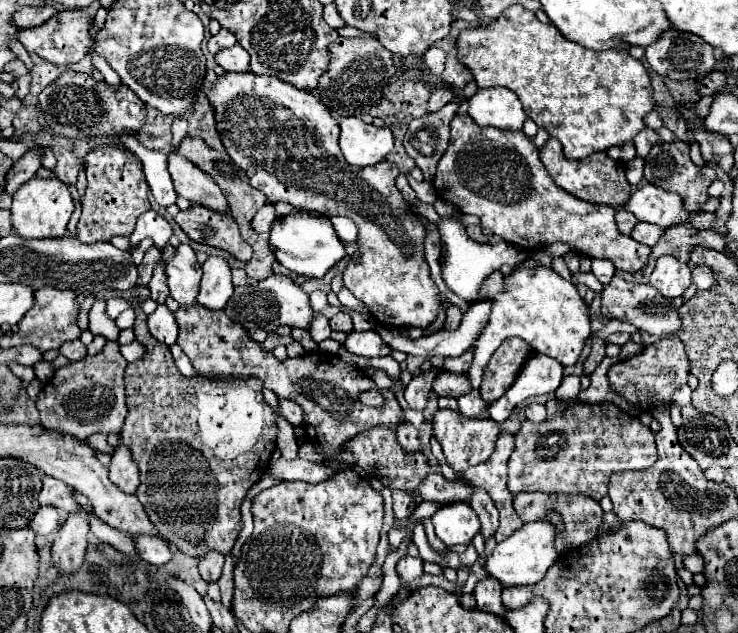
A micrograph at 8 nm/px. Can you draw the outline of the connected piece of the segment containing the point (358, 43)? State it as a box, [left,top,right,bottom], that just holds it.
[320,38,396,116]

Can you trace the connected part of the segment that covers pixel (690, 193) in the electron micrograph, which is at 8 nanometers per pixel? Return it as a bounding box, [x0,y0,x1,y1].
[644,140,714,210]

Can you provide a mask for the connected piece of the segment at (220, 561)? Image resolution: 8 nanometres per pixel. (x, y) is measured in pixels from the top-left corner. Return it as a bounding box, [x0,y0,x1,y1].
[200,550,224,584]

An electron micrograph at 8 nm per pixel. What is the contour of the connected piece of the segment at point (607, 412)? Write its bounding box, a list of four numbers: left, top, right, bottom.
[508,400,656,502]

